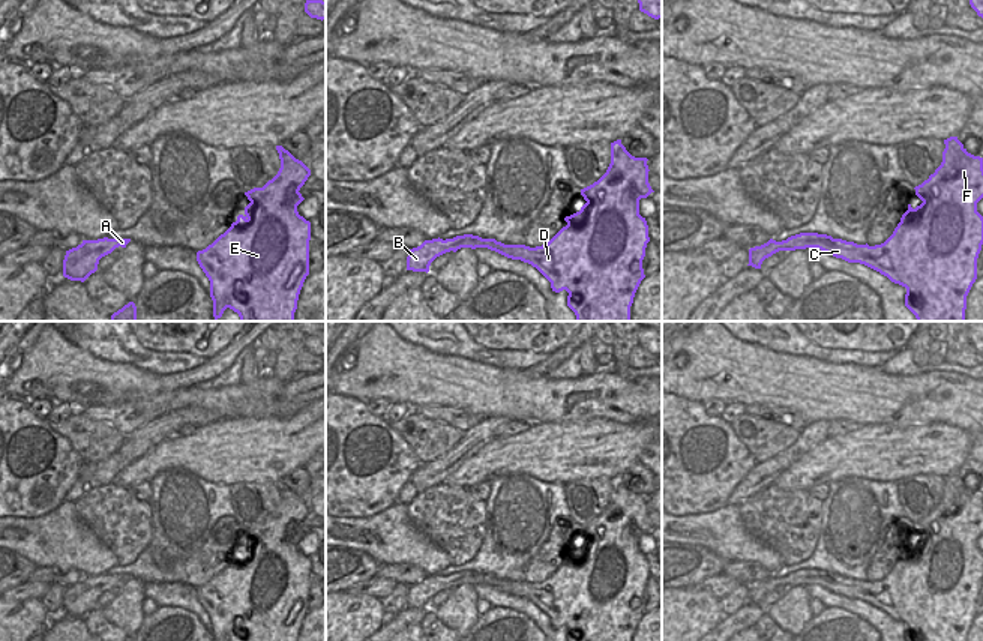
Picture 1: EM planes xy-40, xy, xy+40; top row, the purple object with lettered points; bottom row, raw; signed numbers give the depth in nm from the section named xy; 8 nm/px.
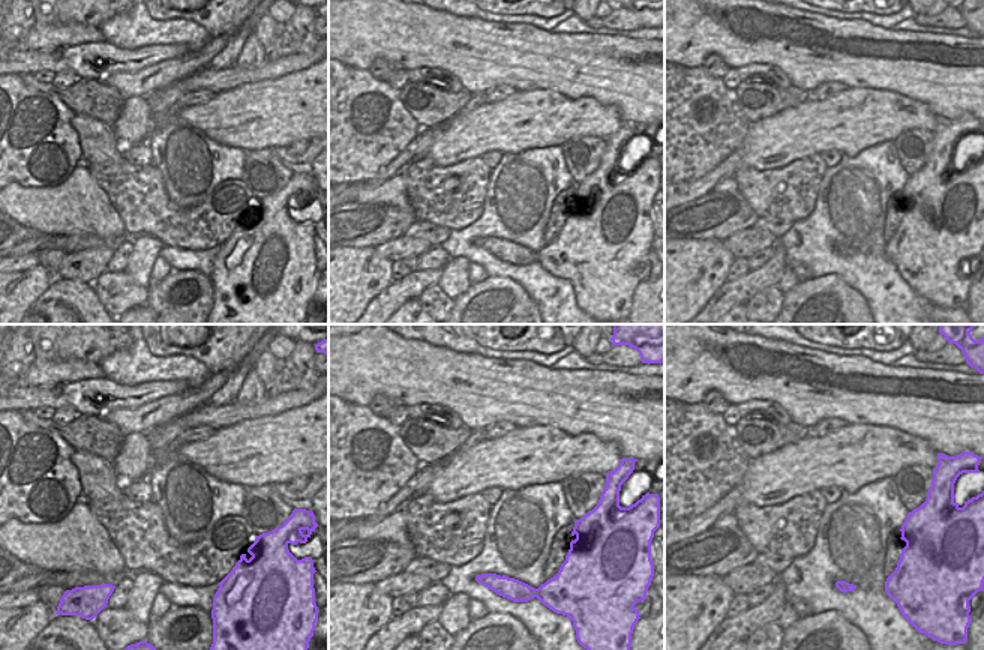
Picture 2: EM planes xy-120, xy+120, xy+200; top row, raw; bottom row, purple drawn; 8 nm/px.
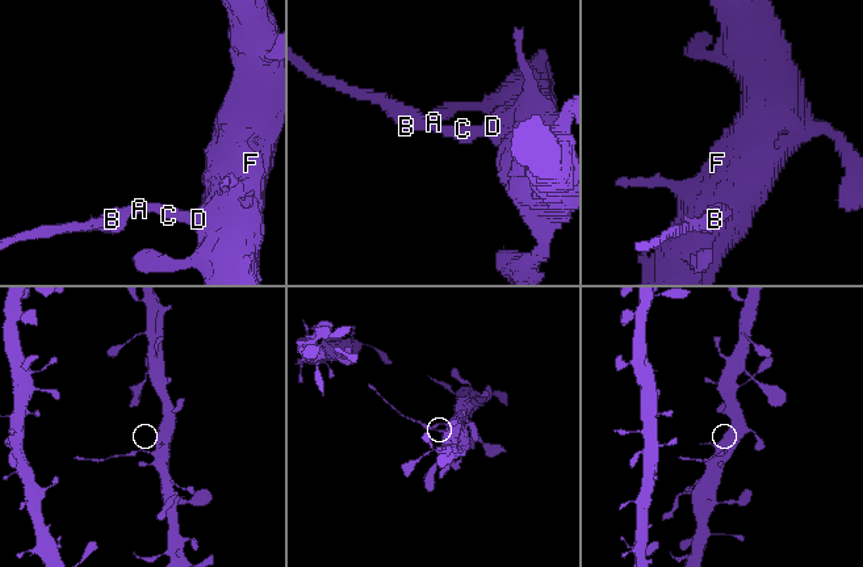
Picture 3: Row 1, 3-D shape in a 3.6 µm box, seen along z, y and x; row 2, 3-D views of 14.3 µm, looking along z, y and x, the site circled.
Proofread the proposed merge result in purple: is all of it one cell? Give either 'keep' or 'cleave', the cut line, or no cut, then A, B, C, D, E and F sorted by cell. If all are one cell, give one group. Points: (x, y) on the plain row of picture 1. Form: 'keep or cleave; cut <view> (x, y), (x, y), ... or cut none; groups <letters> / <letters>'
cleave; cut xy+40 (832, 574), (812, 574), (796, 584); groups A B / C D E F

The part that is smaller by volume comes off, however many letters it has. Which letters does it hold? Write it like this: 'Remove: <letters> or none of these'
Remove: A, B

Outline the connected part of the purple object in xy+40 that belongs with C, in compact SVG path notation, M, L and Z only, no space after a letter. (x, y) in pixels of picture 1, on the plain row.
M957 473L944 476L944 480L941 501L927 516L914 524L923 539L915 545L908 540L908 546L884 579L869 582L822 572L797 581L797 585L818 584L836 594L879 608L906 624L905 641L966 641L966 632L977 615L977 594L983 581L983 552L977 548L977 539L983 534L983 494L968 489Z

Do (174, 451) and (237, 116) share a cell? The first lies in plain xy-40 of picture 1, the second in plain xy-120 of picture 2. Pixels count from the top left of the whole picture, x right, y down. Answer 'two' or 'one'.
one

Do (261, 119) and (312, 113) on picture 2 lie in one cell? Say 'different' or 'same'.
same

